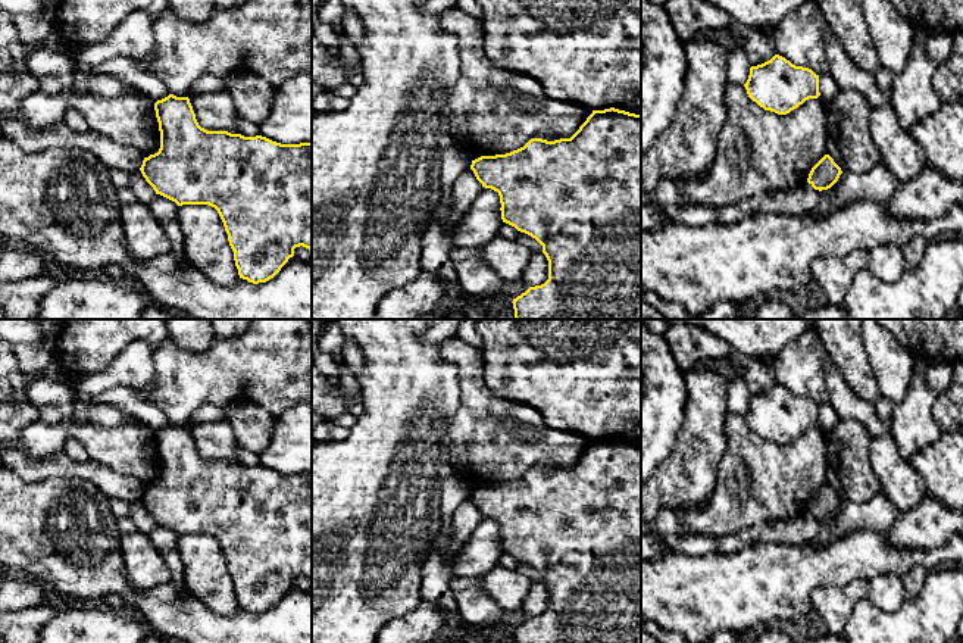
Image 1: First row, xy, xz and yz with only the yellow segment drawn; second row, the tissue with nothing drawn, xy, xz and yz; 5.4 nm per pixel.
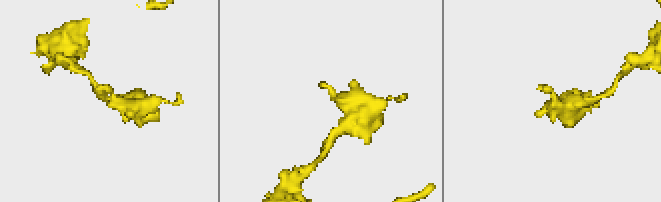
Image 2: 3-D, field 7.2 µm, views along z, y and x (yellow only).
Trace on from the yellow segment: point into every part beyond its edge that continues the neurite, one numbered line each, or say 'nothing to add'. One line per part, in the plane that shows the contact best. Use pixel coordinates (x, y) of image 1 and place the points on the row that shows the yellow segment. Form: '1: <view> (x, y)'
nothing to add

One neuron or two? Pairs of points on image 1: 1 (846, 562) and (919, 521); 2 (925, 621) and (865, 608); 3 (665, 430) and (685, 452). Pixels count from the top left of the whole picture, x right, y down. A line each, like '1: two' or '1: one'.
1: two
2: one
3: two

